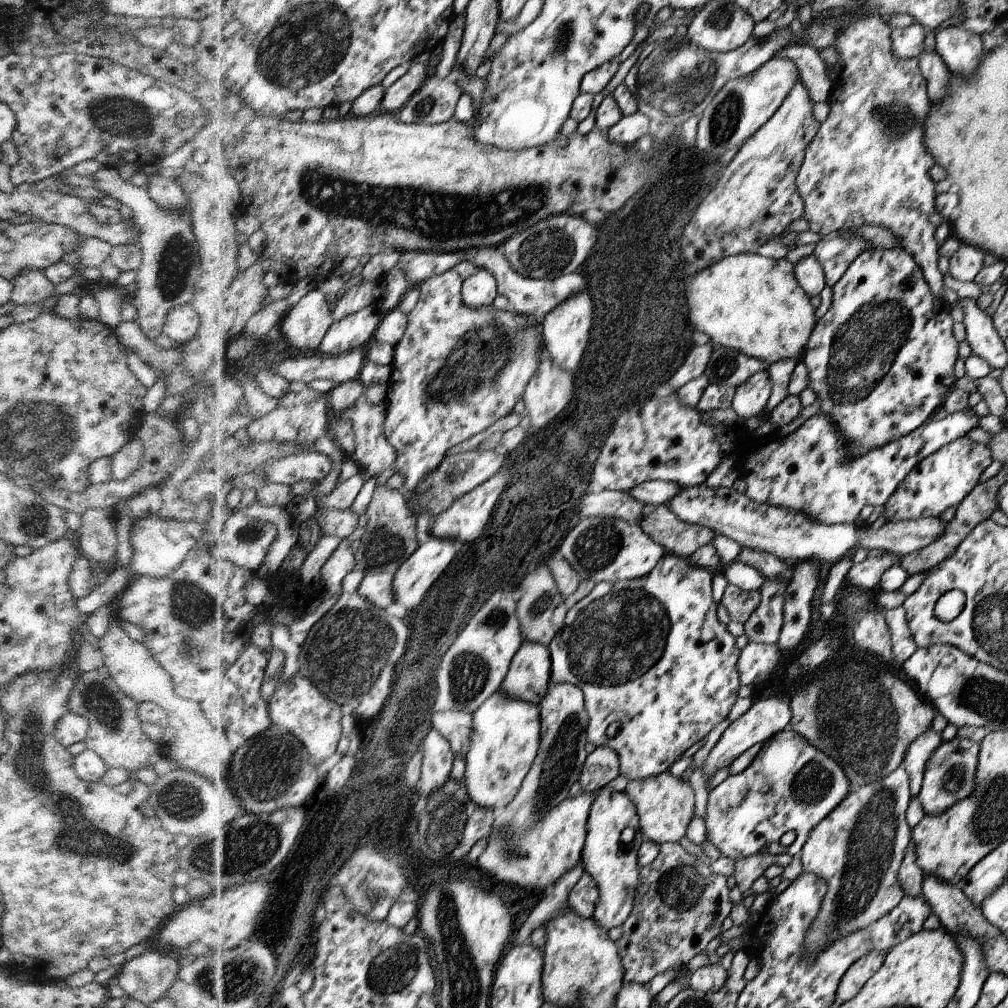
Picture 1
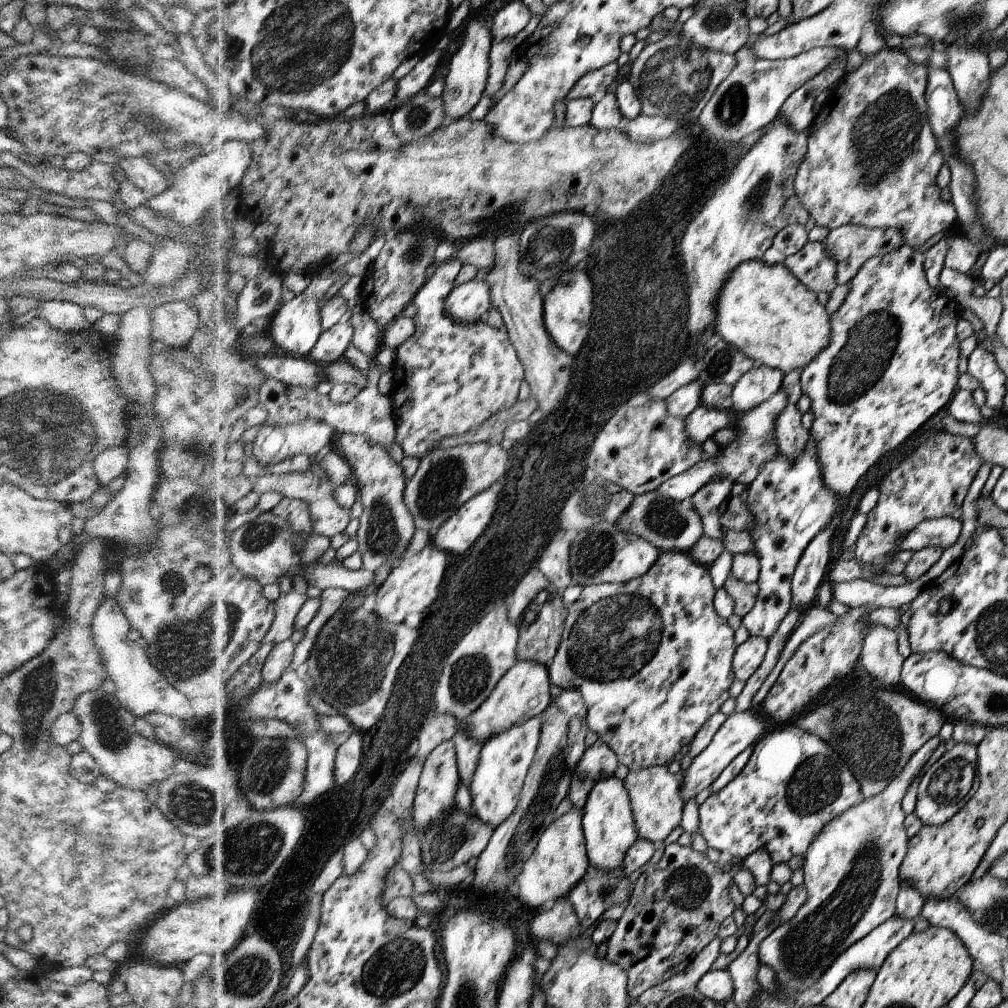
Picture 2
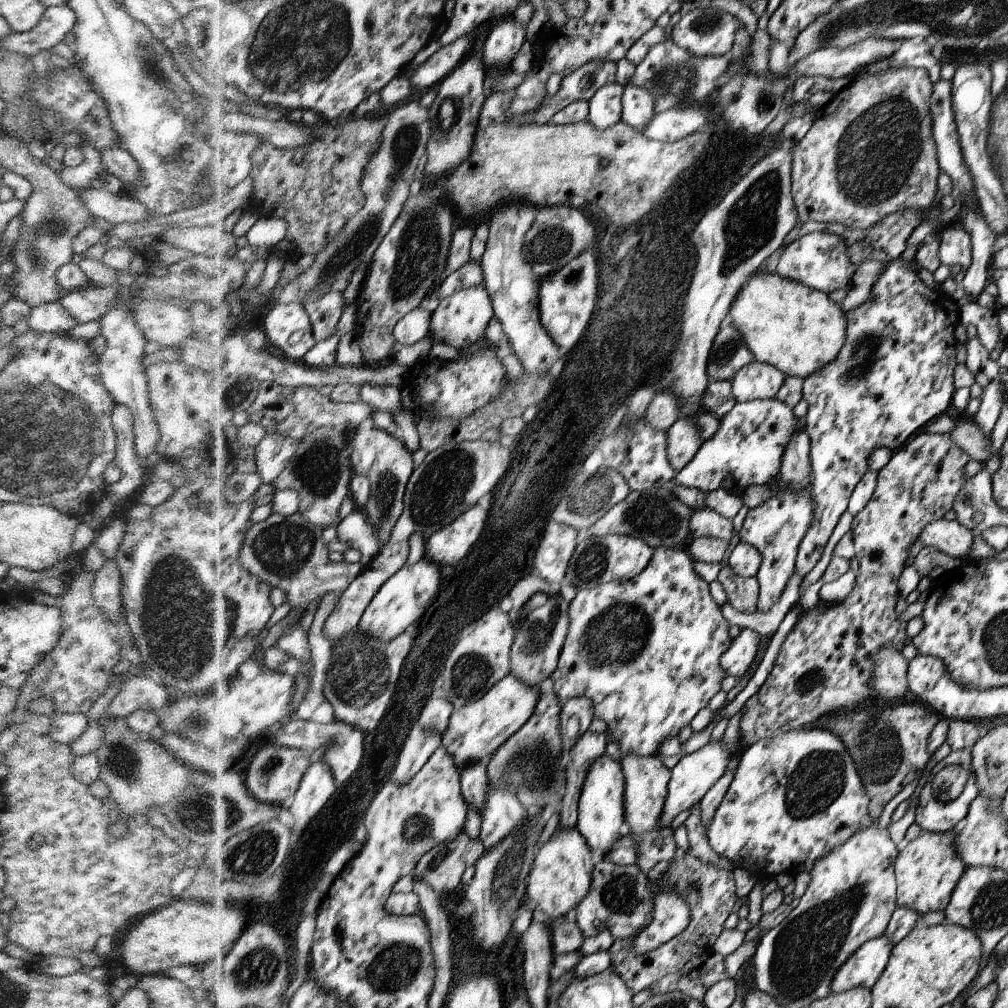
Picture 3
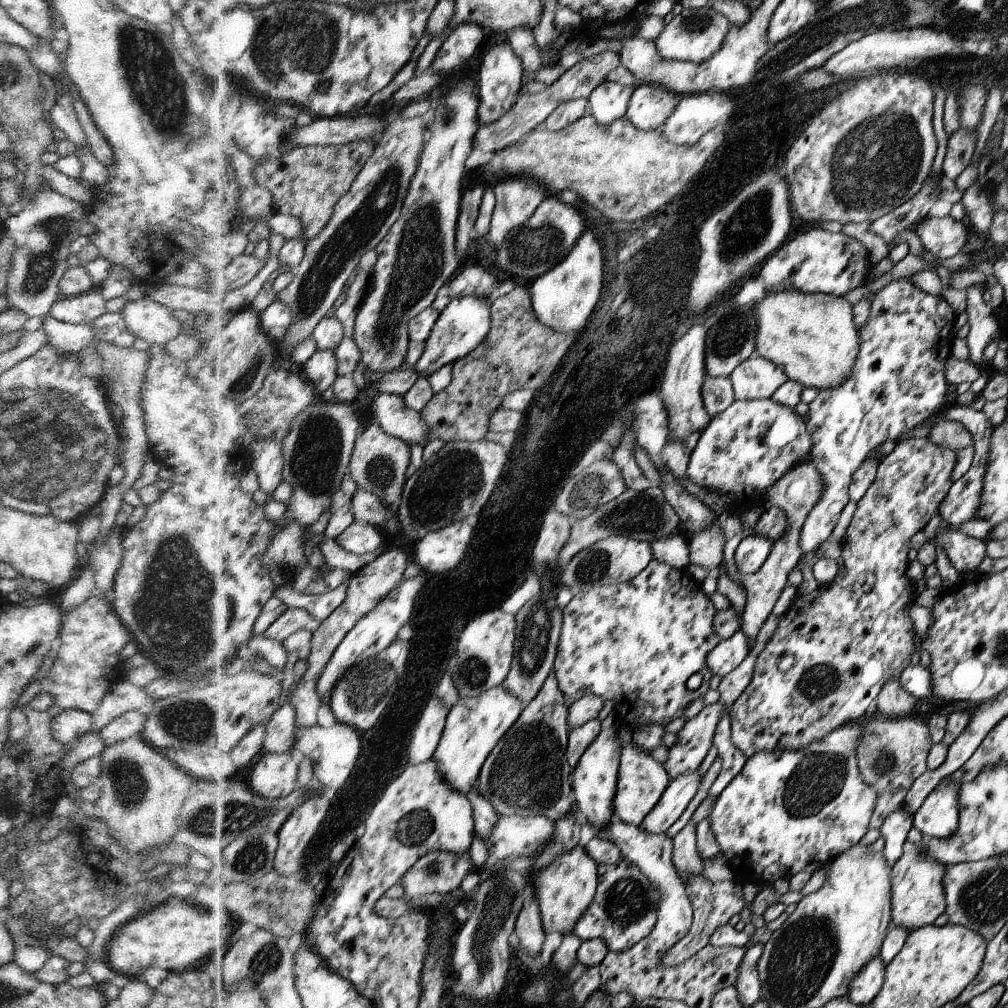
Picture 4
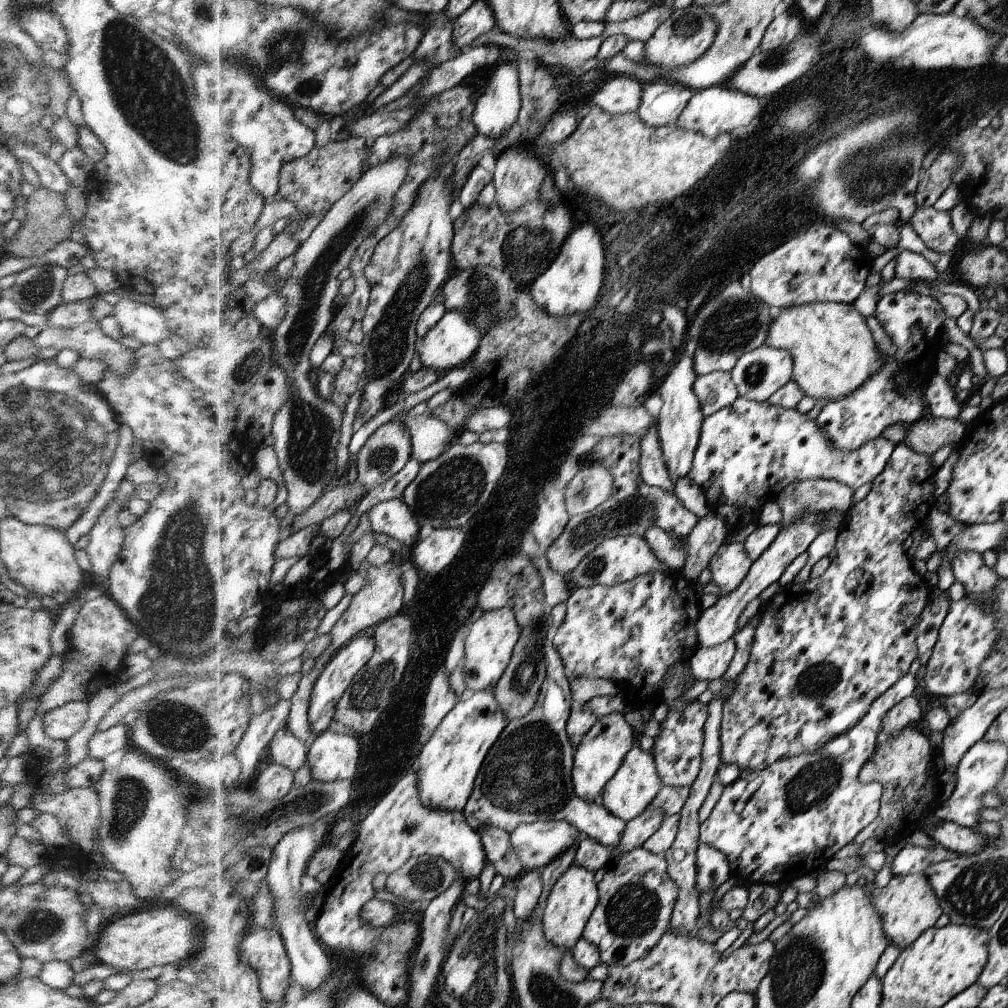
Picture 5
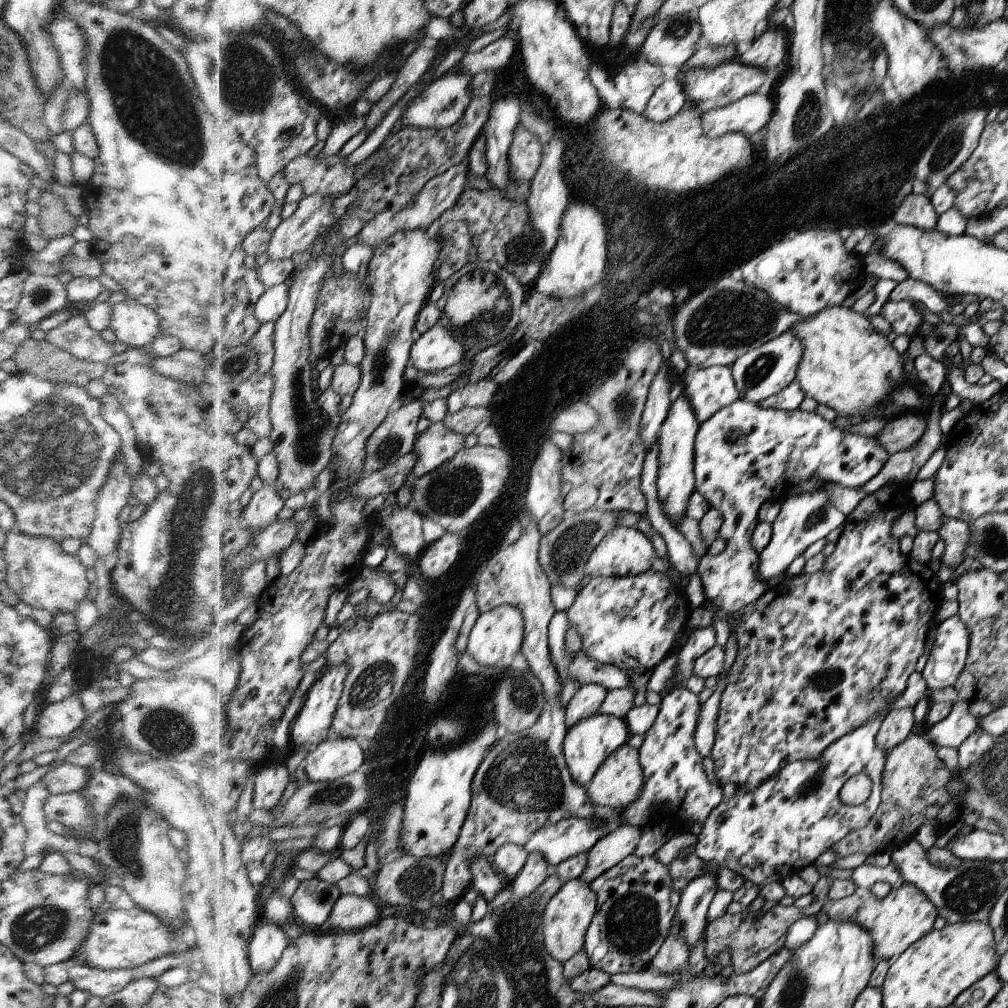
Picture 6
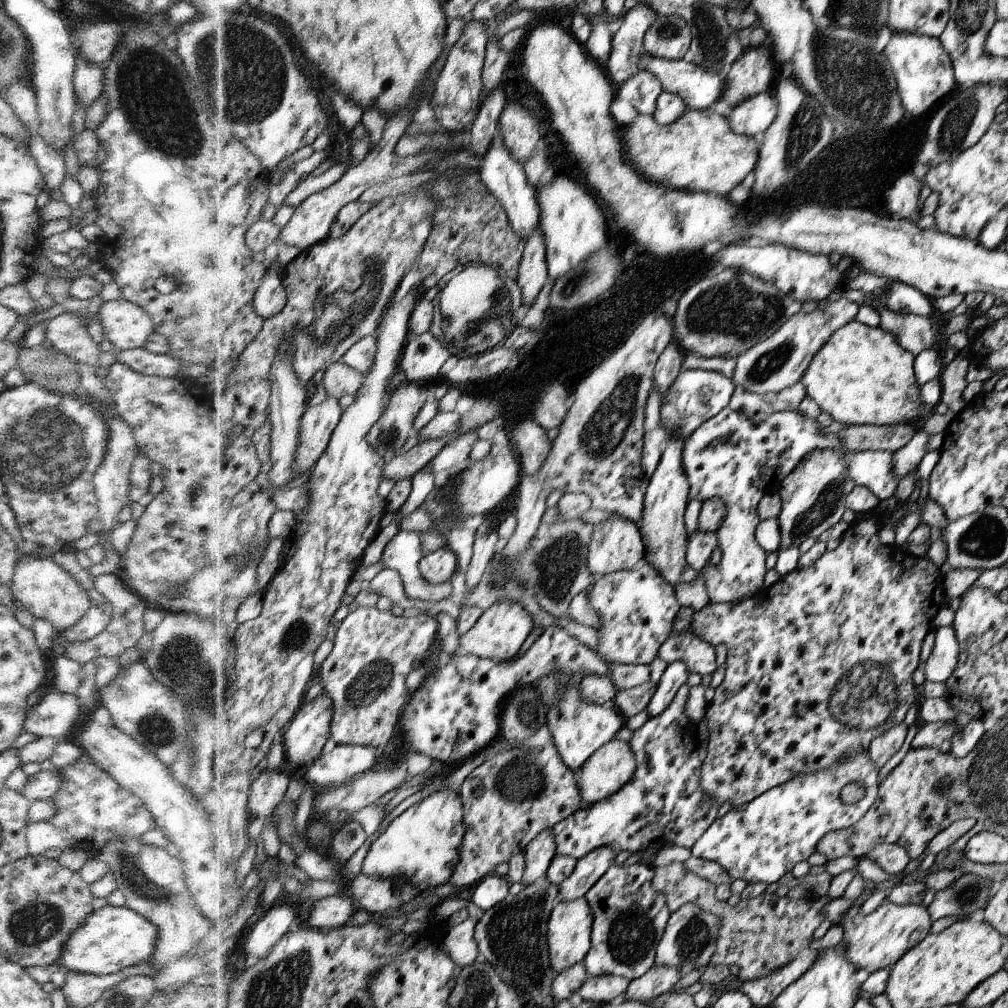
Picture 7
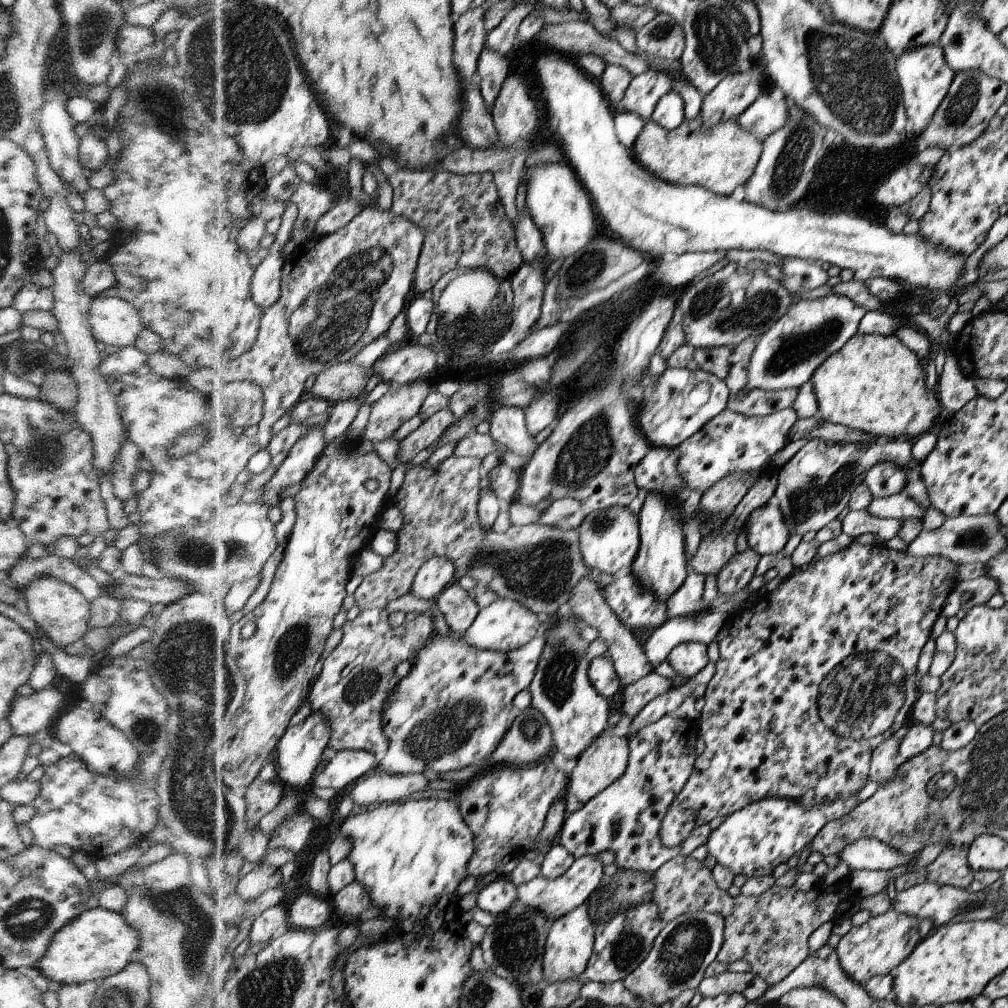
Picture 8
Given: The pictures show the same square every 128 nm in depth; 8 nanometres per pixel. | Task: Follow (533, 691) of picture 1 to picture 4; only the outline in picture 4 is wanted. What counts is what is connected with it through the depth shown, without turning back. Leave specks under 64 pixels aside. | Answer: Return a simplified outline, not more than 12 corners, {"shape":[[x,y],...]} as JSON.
{"shape":[[502,685],[450,711],[434,760],[467,795],[523,704]]}

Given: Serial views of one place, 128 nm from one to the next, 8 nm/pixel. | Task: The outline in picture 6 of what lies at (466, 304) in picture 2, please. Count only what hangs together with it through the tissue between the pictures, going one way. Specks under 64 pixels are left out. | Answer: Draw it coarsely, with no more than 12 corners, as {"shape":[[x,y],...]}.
{"shape":[[435,326],[414,343],[420,374],[465,362],[462,340]]}

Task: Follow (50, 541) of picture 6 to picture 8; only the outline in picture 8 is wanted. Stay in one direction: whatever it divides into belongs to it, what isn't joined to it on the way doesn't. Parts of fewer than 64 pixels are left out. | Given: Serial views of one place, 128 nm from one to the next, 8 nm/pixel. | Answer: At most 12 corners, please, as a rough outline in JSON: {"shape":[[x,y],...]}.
{"shape":[[44,576],[22,590],[22,607],[59,649],[84,638],[91,602]]}

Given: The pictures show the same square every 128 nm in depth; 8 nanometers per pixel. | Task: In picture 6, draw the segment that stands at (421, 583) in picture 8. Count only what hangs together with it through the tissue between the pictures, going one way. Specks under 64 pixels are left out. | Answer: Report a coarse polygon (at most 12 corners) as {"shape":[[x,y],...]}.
{"shape":[[459,533],[430,544],[419,567],[428,579],[450,572],[460,558]]}

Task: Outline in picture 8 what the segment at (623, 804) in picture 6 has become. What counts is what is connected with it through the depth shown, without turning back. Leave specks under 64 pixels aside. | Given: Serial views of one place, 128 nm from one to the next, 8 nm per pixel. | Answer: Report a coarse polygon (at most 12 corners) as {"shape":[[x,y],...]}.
{"shape":[[606,735],[580,754],[570,796],[580,802],[625,774],[629,740]]}

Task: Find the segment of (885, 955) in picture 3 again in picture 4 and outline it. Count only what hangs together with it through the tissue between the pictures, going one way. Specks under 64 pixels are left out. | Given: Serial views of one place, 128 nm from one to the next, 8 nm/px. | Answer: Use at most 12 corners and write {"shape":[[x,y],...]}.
{"shape":[[880,956],[862,967],[849,990],[855,1005],[868,1007],[884,986]]}

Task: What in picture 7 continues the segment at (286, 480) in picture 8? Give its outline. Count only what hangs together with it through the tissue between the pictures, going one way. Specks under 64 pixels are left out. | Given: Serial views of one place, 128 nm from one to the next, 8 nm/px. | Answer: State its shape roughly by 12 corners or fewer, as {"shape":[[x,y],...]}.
{"shape":[[340,399],[302,419],[295,477],[316,466],[342,420]]}

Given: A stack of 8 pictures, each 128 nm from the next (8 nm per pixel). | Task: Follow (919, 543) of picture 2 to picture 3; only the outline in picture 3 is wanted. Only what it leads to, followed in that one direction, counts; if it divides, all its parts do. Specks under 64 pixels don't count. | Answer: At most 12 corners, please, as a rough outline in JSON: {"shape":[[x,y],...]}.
{"shape":[[956,519],[931,522],[920,534],[957,562],[968,561],[974,535]]}

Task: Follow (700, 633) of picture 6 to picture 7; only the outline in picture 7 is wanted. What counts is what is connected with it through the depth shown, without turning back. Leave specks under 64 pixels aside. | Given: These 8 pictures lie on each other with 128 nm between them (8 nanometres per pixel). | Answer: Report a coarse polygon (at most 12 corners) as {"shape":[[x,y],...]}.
{"shape":[[683,662],[668,664],[647,706],[650,718],[671,705],[690,672]]}

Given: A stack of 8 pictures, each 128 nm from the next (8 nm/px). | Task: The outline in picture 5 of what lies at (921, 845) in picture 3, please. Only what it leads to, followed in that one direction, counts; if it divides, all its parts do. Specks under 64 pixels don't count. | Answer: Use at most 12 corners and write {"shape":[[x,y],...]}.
{"shape":[[925,874],[874,889],[885,935],[900,951],[943,913]]}

